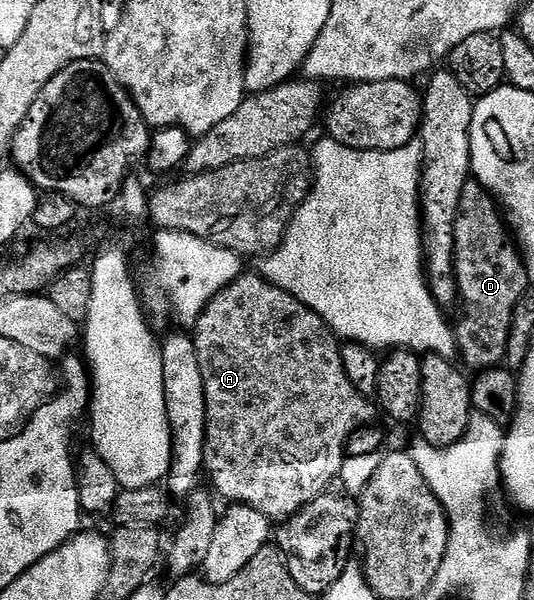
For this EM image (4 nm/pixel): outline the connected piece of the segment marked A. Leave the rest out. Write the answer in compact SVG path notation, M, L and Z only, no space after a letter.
M243 272L218 292L197 317L197 322L191 327L191 337L195 352L198 353L199 369L203 374L206 397L206 444L203 470L207 476L209 473L210 484L208 485L215 491L218 499L226 498L226 503L250 506L255 508L255 512L263 512L263 516L271 520L284 520L292 514L299 513L307 504L311 504L311 500L315 500L315 496L319 496L327 487L338 481L341 466L347 457L345 445L351 432L355 432L360 426L370 425L374 421L374 403L361 395L355 388L355 384L347 380L347 372L343 372L342 343L333 333L333 329L319 315L311 312L311 308L307 308L306 302L300 302L295 296L283 292L283 288L271 284L257 272L253 274Z

